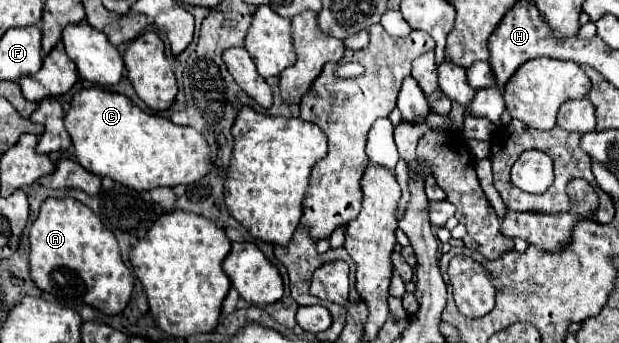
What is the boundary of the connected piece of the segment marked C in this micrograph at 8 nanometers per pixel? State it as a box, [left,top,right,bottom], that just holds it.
[65,88,211,190]

